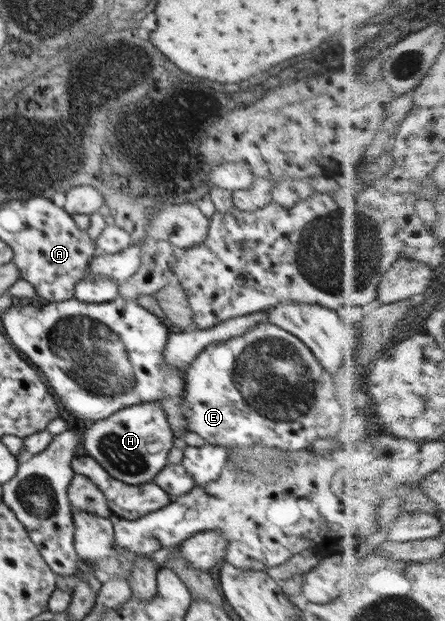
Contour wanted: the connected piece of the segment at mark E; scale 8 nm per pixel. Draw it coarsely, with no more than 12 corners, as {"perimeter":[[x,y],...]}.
{"perimeter":[[276,324],[186,370],[187,430],[283,451],[335,443],[334,377]]}

